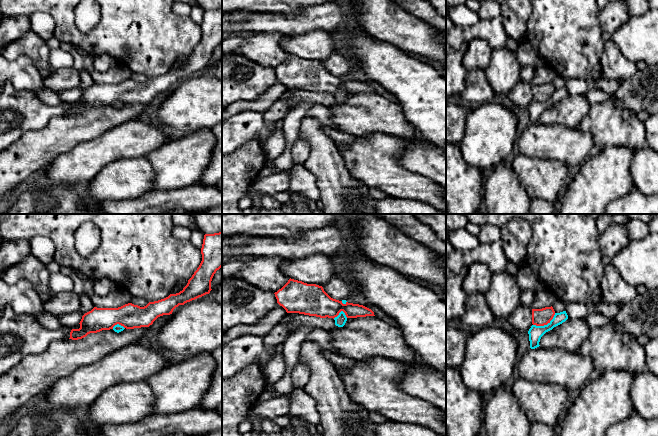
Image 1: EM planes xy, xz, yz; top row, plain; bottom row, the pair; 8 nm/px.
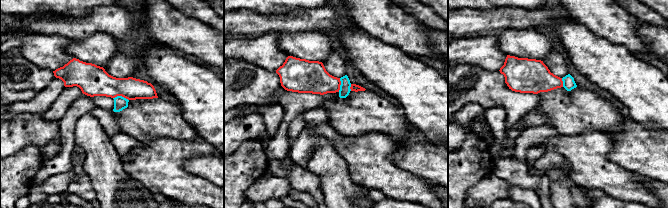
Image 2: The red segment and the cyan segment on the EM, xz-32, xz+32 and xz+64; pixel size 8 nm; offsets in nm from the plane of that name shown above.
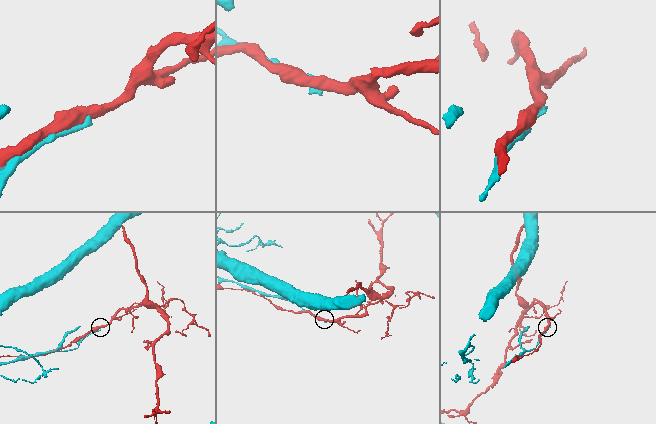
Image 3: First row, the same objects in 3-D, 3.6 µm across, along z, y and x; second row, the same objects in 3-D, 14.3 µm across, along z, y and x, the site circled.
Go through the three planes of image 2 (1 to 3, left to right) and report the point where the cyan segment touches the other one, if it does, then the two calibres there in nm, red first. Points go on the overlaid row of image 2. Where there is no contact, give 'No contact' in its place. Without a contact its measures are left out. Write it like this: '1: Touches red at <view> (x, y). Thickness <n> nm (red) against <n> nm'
1: Touches red at xz-32 (121, 95). Thickness 240 nm (red) against 110 nm
2: Touches red at xz+32 (340, 84). Thickness 260 nm (red) against 90 nm
3: Touches red at xz+64 (562, 82). Thickness 280 nm (red) against 100 nm

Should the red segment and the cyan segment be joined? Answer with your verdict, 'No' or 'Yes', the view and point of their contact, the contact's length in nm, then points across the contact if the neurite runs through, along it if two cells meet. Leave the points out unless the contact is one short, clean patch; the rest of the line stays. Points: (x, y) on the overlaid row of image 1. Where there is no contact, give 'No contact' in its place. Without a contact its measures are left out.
Yes. Touches red at yz (545, 324). Shared border 200 nm

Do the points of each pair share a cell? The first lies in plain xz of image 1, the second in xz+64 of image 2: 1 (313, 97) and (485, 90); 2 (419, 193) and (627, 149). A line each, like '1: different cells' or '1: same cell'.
1: same cell
2: different cells

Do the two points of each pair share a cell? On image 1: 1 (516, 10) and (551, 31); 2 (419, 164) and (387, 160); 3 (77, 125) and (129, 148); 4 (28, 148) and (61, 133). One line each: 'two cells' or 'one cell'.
1: two cells
2: two cells
3: two cells
4: one cell

